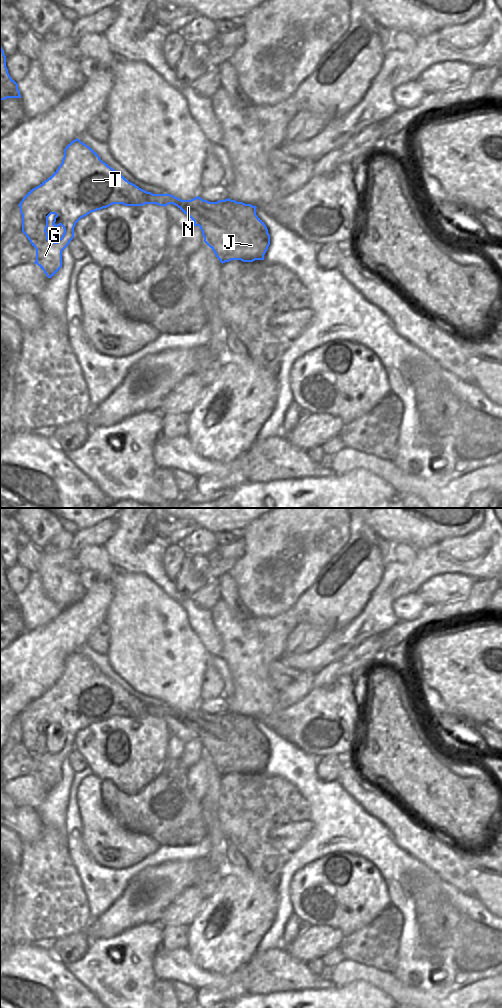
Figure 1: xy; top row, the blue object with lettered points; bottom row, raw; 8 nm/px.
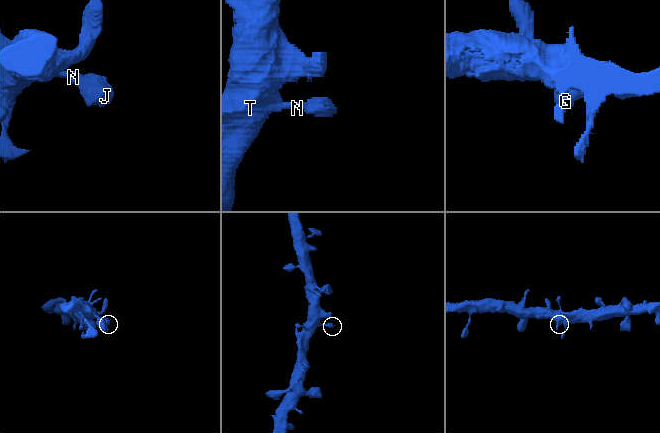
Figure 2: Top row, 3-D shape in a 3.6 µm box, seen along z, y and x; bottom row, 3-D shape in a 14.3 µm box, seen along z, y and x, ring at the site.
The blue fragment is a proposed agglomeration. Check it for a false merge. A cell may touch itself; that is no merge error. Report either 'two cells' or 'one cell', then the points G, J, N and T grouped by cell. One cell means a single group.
one cell | G J N T

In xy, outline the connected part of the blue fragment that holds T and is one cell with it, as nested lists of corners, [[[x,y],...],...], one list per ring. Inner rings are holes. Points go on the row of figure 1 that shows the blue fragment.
[[[78,138],[70,142],[64,149],[64,157],[58,169],[39,186],[30,190],[22,199],[20,213],[22,215],[22,232],[36,249],[37,264],[48,278],[54,276],[62,267],[62,251],[74,238],[76,223],[91,212],[107,208],[113,204],[125,206],[143,206],[157,204],[167,206],[173,204],[199,226],[204,242],[214,251],[223,264],[231,260],[253,262],[264,260],[270,245],[270,235],[264,222],[256,215],[256,206],[237,202],[229,198],[217,202],[203,200],[199,196],[191,200],[181,200],[171,194],[153,194],[129,182],[122,174],[103,162],[98,154]],[[55,214],[52,225],[62,226],[62,237],[53,242],[48,239],[46,231],[48,217]]]

